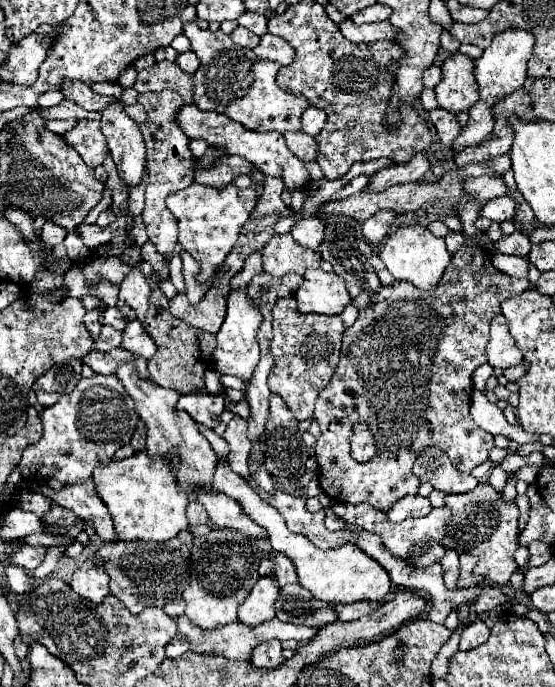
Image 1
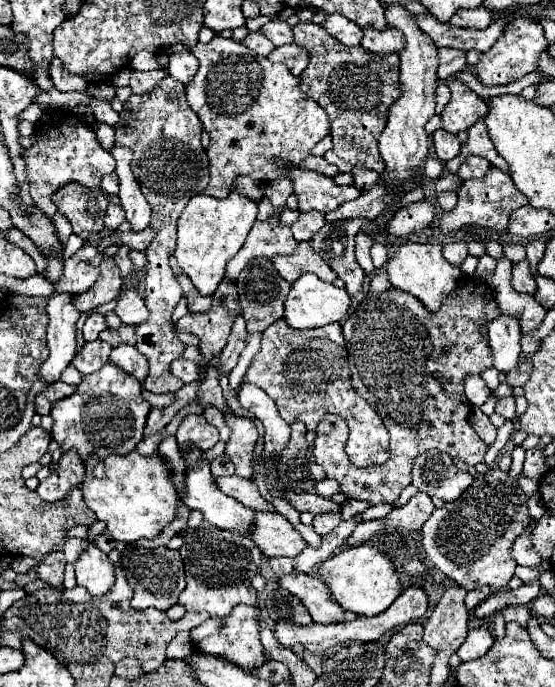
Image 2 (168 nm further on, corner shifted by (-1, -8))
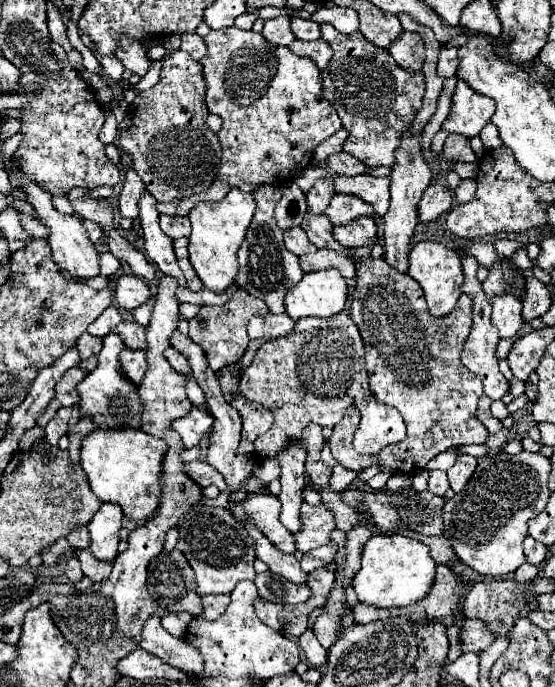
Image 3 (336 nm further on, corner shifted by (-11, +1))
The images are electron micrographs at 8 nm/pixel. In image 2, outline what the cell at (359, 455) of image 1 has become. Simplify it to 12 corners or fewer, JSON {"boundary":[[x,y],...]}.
{"boundary":[[279,319],[243,383],[287,423],[349,425],[353,465],[389,459],[389,433],[351,385],[339,323]]}

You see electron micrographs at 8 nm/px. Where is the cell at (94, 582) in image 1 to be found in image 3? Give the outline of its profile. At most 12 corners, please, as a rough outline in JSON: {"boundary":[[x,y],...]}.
{"boundary":[[103,504],[89,522],[89,552],[117,558],[123,512]]}

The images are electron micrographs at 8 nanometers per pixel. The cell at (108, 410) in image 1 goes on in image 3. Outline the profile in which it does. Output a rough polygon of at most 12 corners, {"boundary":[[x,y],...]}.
{"boundary":[[117,334],[77,386],[81,418],[141,428],[143,404],[123,372]]}

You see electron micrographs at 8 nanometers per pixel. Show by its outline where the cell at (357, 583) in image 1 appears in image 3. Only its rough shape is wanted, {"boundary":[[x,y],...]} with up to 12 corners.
{"boundary":[[375,534],[355,574],[359,602],[411,606],[431,588],[429,548]]}

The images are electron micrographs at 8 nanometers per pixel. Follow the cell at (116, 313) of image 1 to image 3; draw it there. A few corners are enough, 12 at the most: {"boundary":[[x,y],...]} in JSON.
{"boundary":[[121,322],[115,330],[129,348],[145,348],[145,326]]}

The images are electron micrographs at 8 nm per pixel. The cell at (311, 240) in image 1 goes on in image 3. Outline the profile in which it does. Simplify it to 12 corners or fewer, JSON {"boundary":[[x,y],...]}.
{"boundary":[[331,180],[307,192],[311,214],[323,214],[333,198]]}

